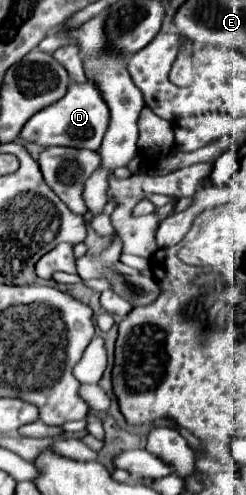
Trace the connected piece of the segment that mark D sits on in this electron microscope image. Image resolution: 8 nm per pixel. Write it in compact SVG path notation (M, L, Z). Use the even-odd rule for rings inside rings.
M92 82L70 84L64 98L60 98L56 104L50 104L48 108L42 108L24 124L20 138L38 146L72 146L96 152L102 144L108 120L108 106L104 104L100 92L94 88Z

